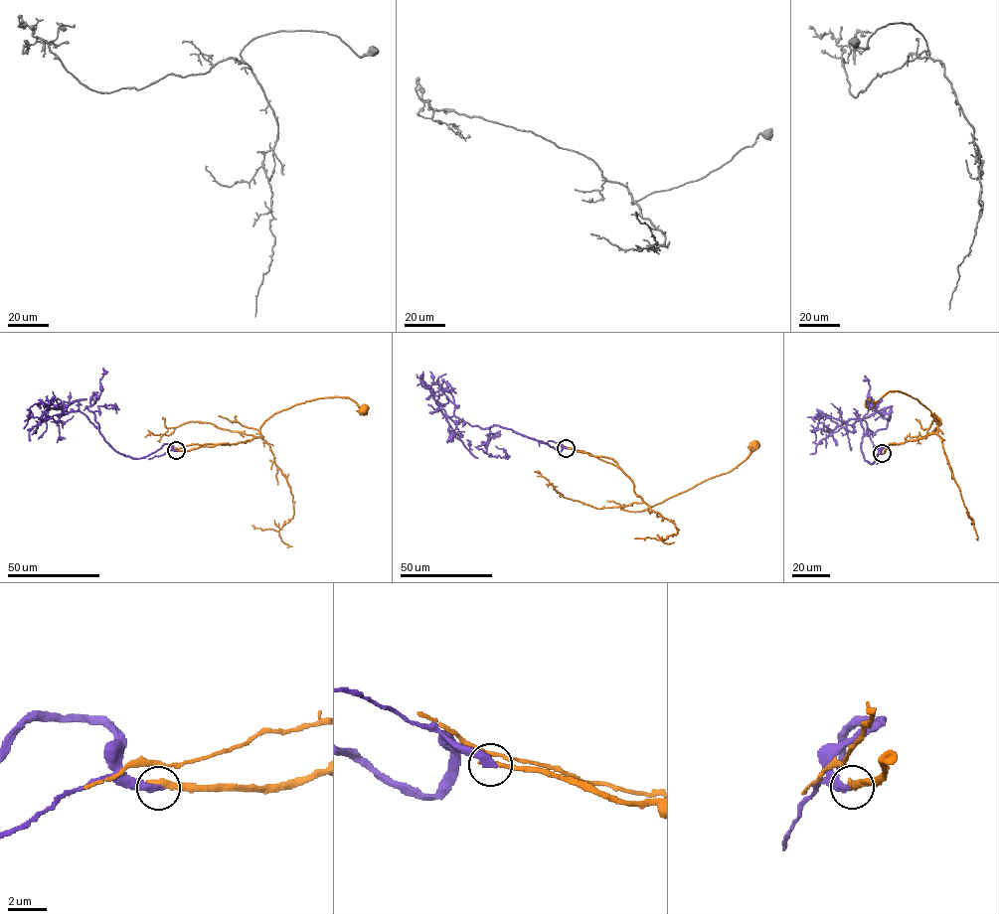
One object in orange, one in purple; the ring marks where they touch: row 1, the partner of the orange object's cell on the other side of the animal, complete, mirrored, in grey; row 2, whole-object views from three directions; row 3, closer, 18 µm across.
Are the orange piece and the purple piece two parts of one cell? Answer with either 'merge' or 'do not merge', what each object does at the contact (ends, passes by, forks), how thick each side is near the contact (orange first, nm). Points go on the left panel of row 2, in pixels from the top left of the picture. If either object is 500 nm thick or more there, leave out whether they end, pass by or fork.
do not merge; orange passes by; purple ends; calibres 200 and 400 nm

